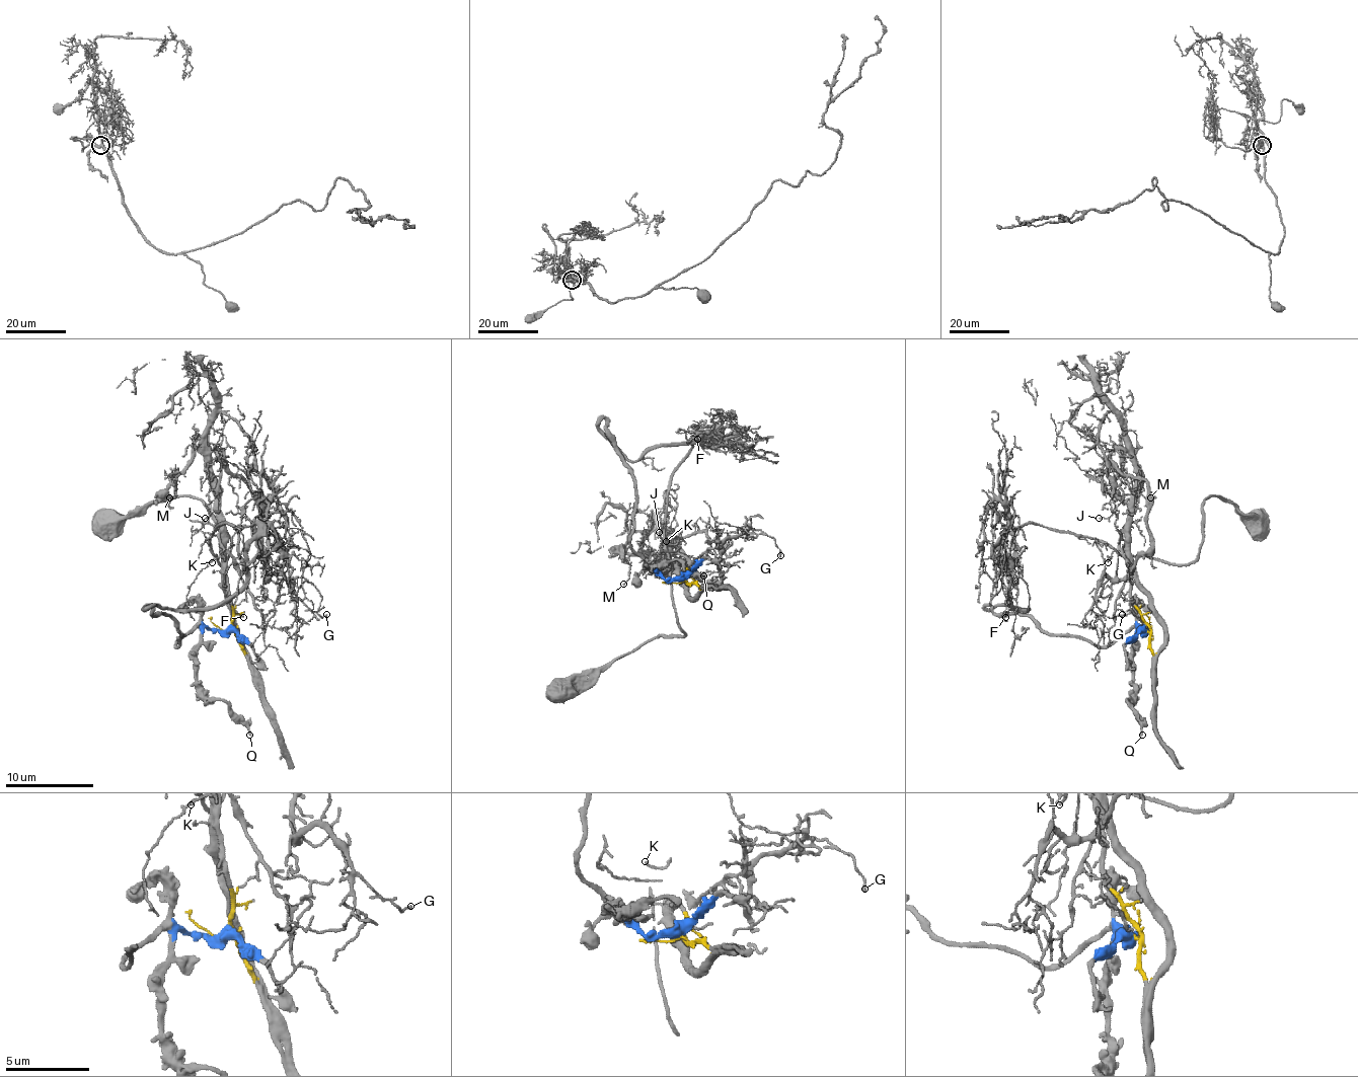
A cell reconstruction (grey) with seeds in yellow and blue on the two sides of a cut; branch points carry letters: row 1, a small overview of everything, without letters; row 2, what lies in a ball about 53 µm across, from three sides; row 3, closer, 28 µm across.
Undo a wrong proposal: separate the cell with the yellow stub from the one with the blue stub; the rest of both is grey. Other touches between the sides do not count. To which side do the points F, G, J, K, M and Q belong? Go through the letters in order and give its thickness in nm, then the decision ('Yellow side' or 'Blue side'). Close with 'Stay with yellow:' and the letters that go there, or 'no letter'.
F: Thickness 140 nm. Blue side
G: Thickness 130 nm. Yellow side
J: Thickness 110 nm. Yellow side
K: Thickness 100 nm. Yellow side
M: Thickness 130 nm. Yellow side
Q: Thickness 170 nm. Blue side
Stay with yellow: G, J, K, M

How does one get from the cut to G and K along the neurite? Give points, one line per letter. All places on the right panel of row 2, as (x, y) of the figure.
G: (1146, 630), (1131, 600), (1127, 477), (1146, 501), (1151, 545), (1097, 591), (1107, 617), (1123, 615)
K: (1146, 630), (1149, 624), (1131, 600), (1129, 558), (1114, 551), (1107, 562)

